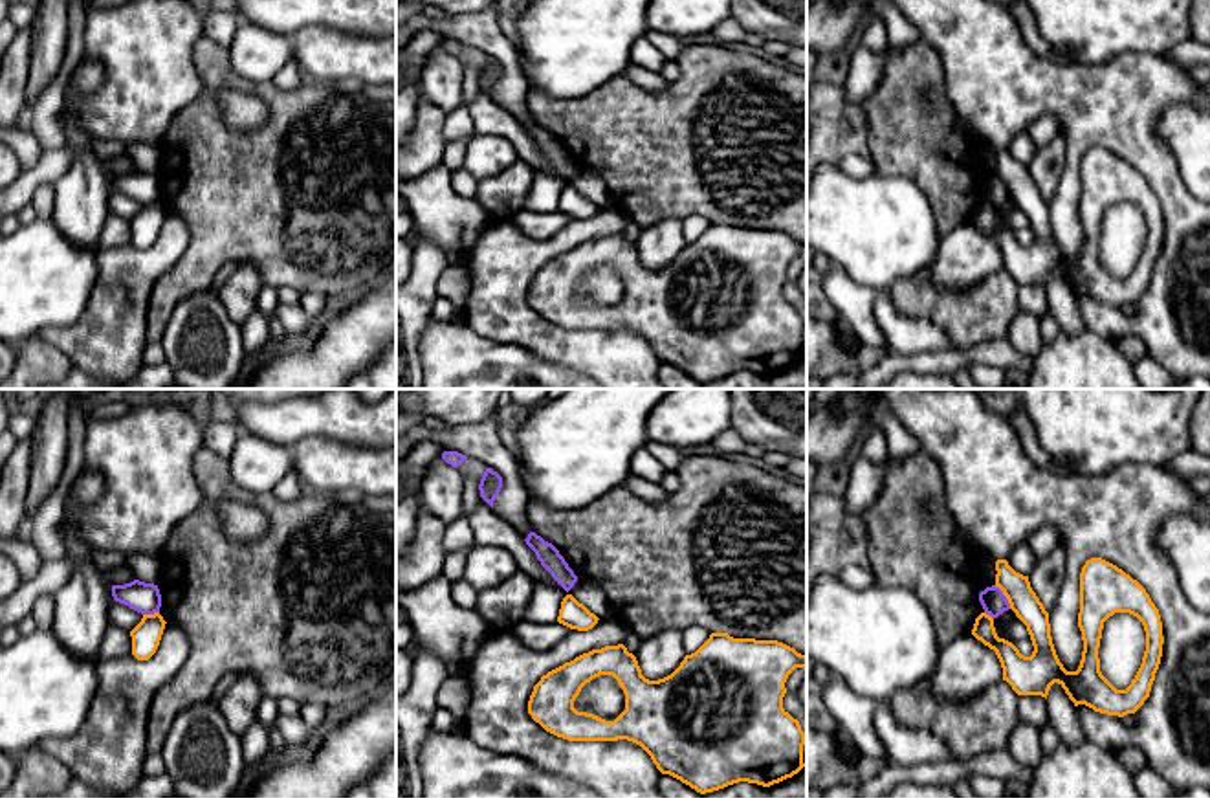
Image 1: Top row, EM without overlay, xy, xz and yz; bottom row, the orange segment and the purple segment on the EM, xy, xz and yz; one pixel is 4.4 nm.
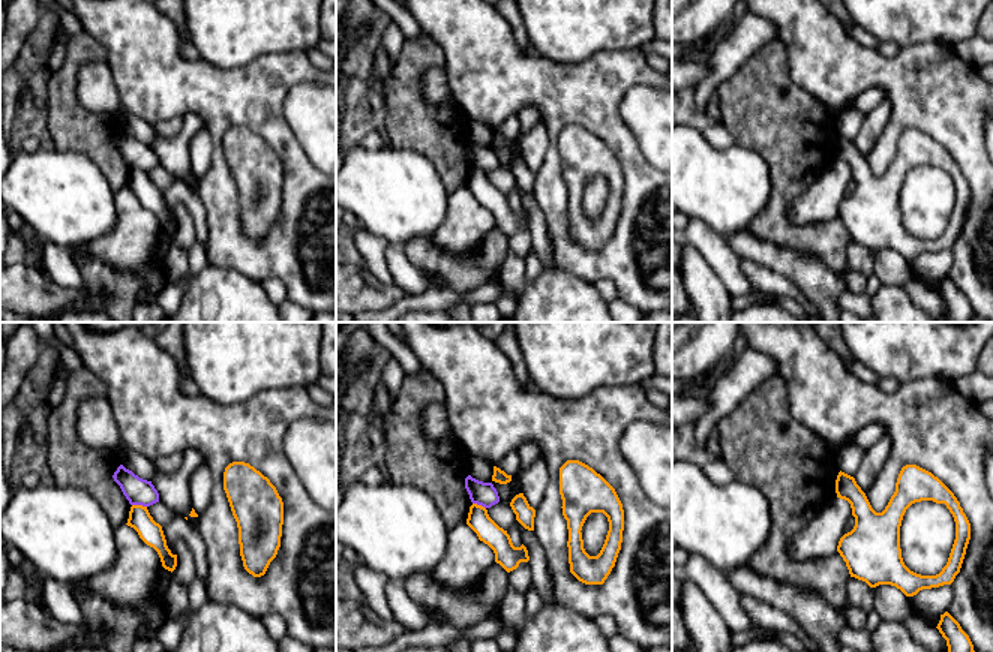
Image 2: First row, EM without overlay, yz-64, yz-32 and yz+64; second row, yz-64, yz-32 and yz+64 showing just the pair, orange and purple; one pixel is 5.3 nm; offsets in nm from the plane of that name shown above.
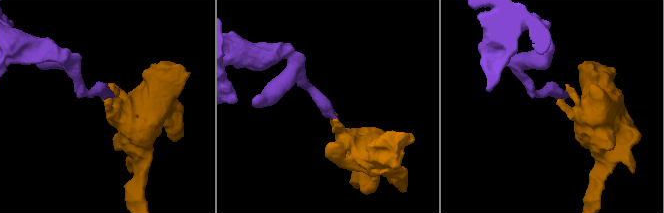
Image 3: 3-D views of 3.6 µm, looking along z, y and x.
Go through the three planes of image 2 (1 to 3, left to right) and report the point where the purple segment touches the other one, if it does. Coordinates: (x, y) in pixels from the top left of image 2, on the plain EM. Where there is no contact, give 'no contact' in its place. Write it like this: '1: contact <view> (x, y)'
1: contact yz-64 (140, 170)
2: contact yz-32 (479, 170)
3: no contact

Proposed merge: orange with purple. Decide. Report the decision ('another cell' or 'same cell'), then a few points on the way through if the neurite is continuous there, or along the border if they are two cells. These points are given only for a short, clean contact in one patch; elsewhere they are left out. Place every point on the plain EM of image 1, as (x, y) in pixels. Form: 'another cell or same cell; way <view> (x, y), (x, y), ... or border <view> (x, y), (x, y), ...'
another cell; border yz (994, 175), (1011, 197)

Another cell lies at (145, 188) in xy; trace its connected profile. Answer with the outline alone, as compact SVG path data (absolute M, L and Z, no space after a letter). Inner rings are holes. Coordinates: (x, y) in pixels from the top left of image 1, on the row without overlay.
M134 169L125 174L112 174L112 185L116 191L128 194L141 204L160 202L161 183L158 174Z

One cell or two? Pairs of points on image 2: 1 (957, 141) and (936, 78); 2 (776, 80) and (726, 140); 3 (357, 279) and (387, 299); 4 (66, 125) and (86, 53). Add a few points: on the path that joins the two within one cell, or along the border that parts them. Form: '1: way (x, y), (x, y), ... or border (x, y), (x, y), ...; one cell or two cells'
1: way (957, 126), (951, 104), (941, 93); one cell
2: border (722, 122), (735, 143); two cells
3: way (365, 287), (374, 296), (380, 296); one cell
4: way (66, 107), (66, 75), (69, 71); one cell

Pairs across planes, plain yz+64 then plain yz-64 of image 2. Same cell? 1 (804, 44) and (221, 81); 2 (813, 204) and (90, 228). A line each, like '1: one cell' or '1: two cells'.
1: one cell
2: two cells

